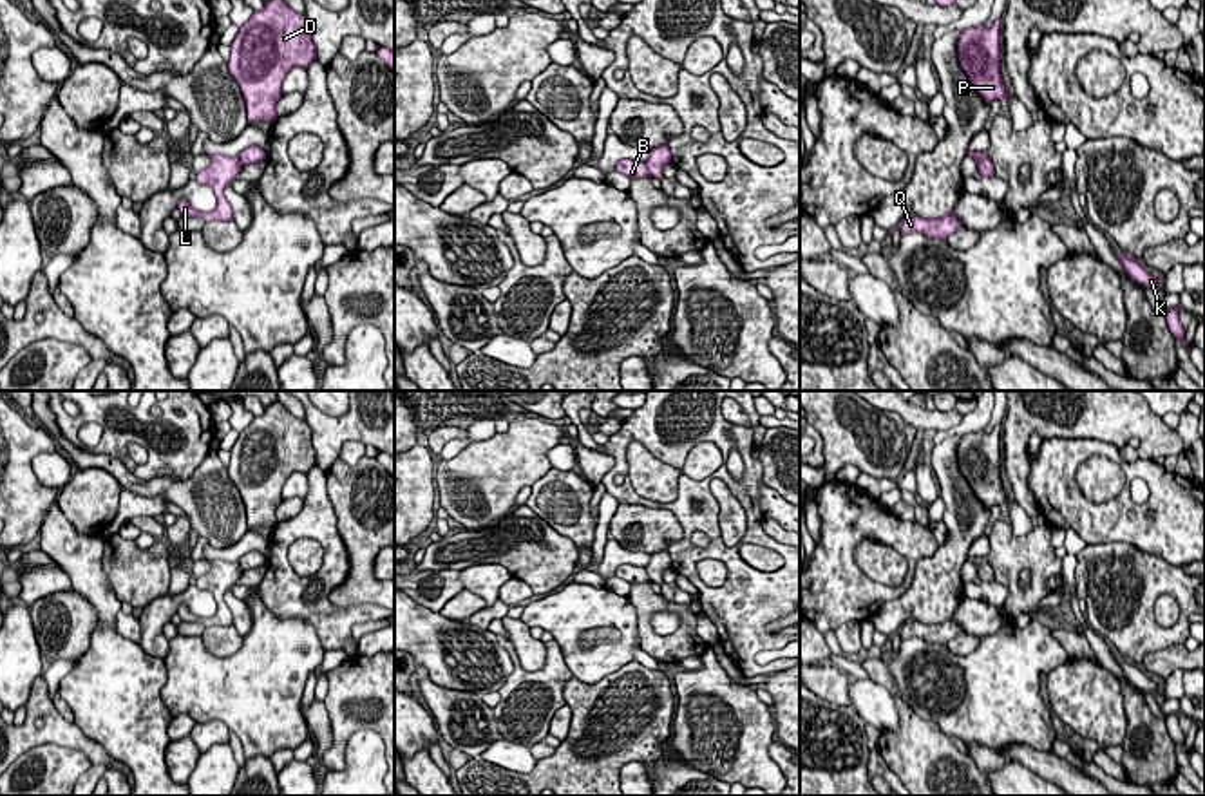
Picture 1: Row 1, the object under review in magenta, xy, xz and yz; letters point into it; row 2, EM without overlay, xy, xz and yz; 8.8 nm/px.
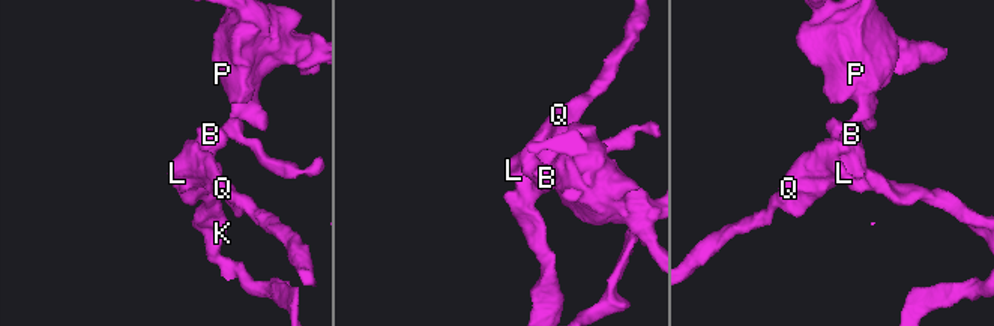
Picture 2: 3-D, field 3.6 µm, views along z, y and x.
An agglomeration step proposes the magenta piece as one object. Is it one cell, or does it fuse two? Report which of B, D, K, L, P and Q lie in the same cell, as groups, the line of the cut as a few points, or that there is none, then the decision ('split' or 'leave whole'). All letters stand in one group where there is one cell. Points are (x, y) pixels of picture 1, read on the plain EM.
B K L Q / D P | xz (645, 568), (650, 581) | split

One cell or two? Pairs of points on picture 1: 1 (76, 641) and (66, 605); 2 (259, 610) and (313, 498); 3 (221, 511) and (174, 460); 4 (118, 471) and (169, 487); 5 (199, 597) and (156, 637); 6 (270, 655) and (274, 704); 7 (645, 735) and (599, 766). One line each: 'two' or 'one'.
1: one
2: two
3: two
4: one
5: one
6: one
7: one

